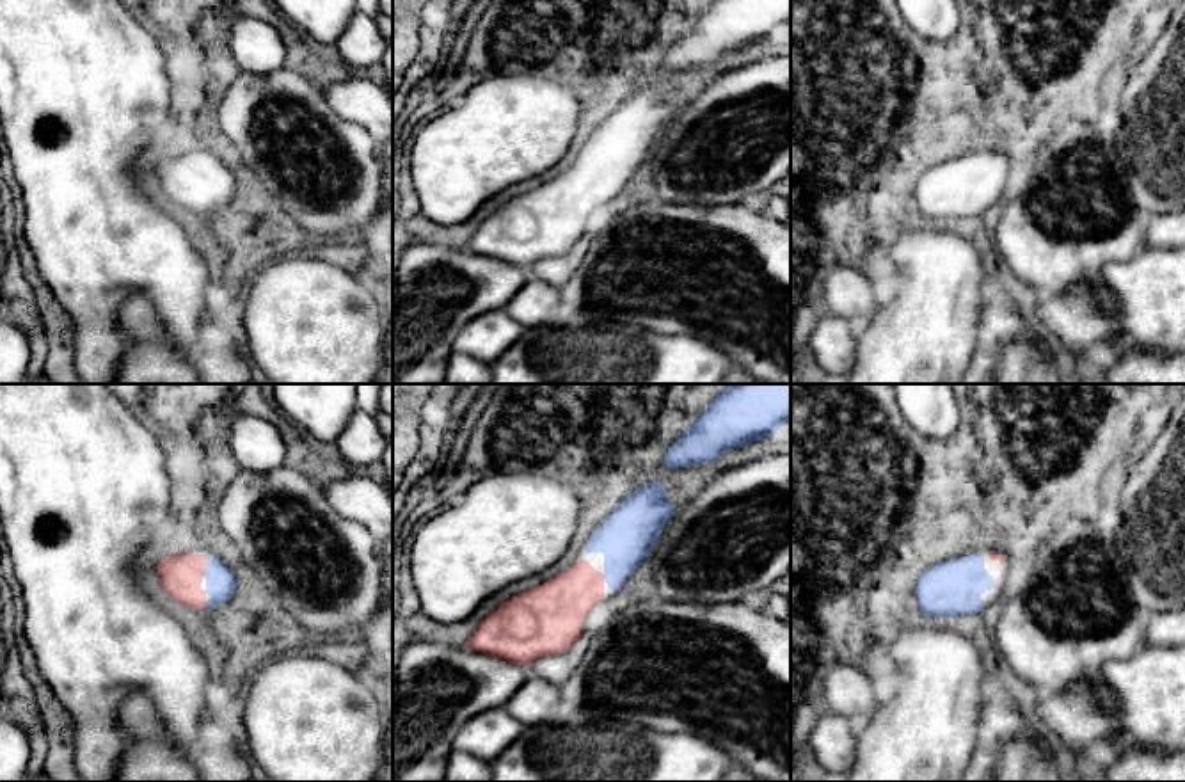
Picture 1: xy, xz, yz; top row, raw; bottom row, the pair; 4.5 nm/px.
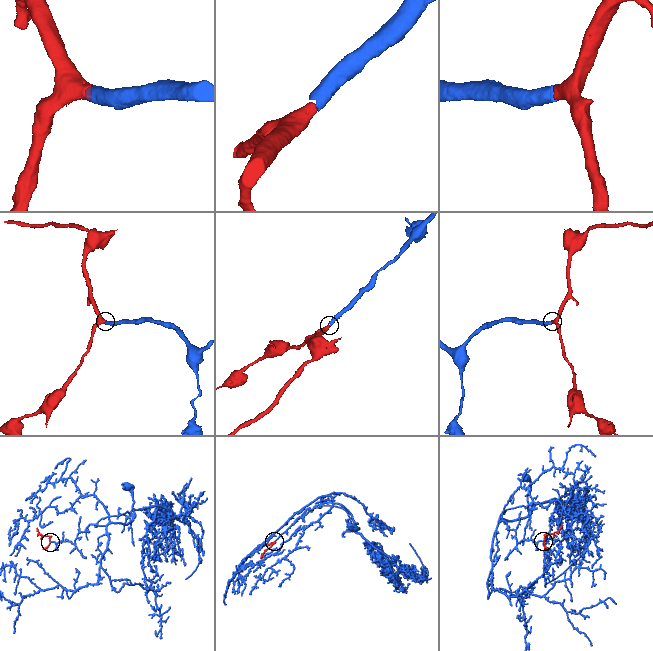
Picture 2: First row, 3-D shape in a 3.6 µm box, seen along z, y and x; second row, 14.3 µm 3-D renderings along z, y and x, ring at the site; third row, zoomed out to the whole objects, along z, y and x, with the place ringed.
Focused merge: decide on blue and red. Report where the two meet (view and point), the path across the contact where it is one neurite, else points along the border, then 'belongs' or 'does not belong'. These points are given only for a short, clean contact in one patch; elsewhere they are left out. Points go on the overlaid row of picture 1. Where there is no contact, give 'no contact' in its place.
xy (206, 566) | across xy (221, 583), (206, 566), (194, 566), (182, 576) | belongs

